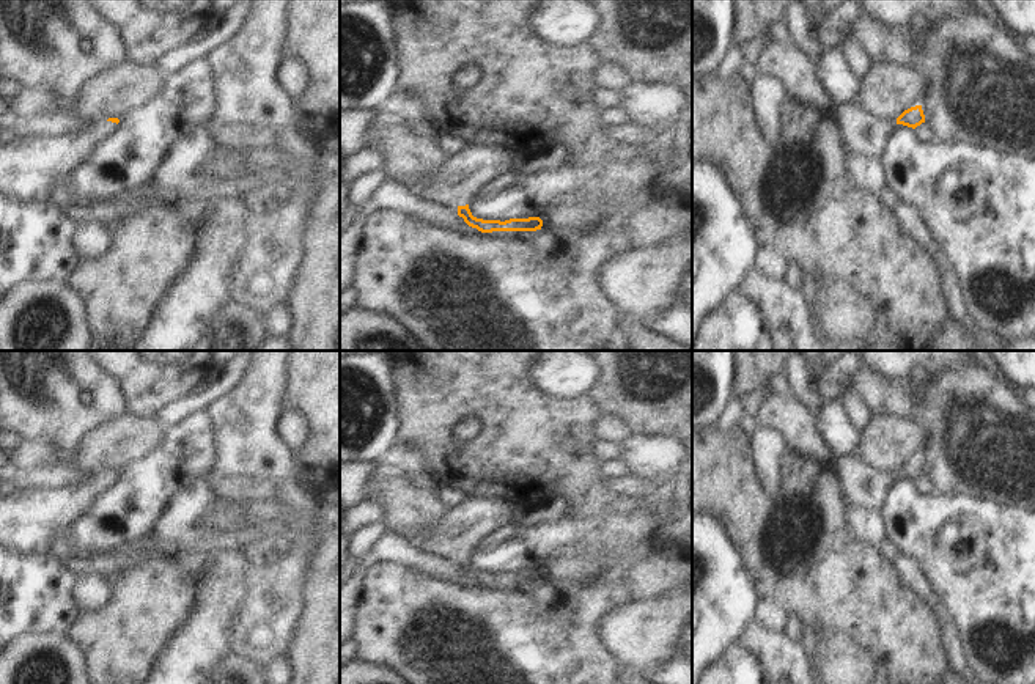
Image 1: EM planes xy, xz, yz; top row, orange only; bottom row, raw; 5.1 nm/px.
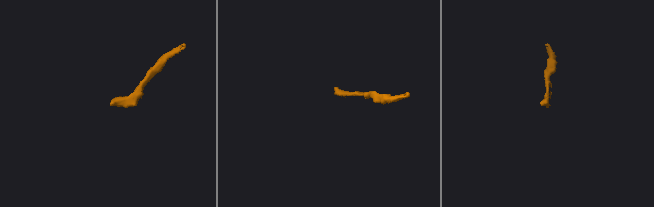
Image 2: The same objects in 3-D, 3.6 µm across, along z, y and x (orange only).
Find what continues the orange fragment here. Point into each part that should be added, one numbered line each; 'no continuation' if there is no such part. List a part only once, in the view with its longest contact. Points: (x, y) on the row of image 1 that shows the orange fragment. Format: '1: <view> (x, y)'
1: xy (30, 167)

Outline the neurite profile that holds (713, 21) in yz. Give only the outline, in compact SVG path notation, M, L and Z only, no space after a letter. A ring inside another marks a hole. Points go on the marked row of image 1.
M692 0L692 79L716 74L736 44L736 0Z

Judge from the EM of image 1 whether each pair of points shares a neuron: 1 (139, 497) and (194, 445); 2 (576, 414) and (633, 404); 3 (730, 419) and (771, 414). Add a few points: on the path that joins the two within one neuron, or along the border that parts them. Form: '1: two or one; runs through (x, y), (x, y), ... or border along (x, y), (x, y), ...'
1: one; runs through (151, 483), (180, 455)
2: one; runs through (590, 412), (603, 404), (618, 404)
3: two; border along (773, 392), (760, 404)

